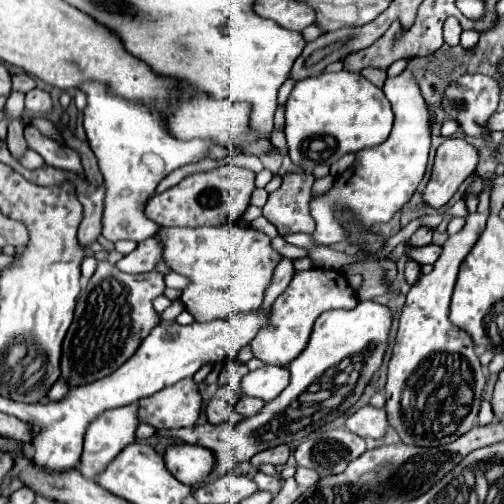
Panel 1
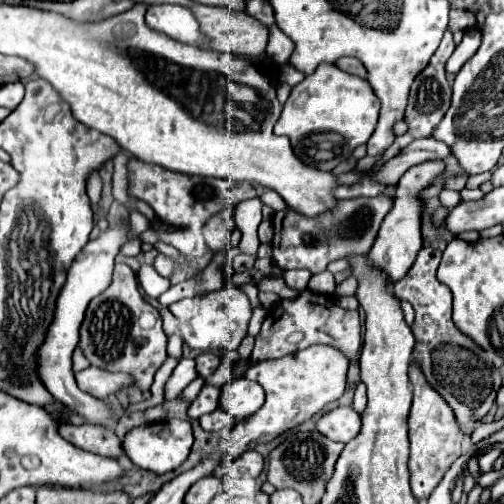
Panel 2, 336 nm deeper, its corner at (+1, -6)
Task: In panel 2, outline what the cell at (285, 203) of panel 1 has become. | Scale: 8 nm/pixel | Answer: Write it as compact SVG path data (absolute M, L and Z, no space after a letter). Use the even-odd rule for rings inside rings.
M381 194L375 198L351 198L341 200L339 206L331 214L321 214L319 218L303 218L295 214L295 210L287 208L273 216L275 240L273 240L273 260L277 266L291 268L307 268L313 274L323 272L331 260L349 258L351 254L365 254L371 250L379 224L387 216L393 206L393 198Z

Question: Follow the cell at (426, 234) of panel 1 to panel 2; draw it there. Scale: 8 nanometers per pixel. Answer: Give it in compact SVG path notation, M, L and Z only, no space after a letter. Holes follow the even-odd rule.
M423 246L409 272L393 284L393 292L399 300L407 300L415 308L415 324L411 326L411 330L417 338L417 344L413 350L413 360L421 364L427 382L431 382L431 386L435 386L435 390L439 390L439 394L447 398L449 406L455 410L459 424L465 424L481 420L489 412L501 386L501 376L499 370L489 362L485 352L455 326L451 318L453 294L435 278L439 262L441 252L431 246Z

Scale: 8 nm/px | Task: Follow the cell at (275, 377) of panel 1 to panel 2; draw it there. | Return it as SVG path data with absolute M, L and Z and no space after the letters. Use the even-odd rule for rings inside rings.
M239 378L231 380L219 398L219 406L233 416L233 420L243 420L255 414L265 402L265 392L259 382Z

